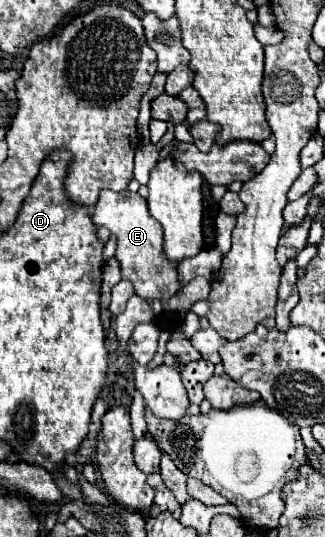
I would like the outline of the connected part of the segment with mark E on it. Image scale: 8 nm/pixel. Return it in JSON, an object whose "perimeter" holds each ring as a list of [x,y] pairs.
{"perimeter":[[[102,190],[92,212],[92,222],[96,228],[108,228],[116,238],[116,260],[120,262],[122,278],[134,284],[134,290],[140,298],[168,300],[178,292],[178,264],[166,258],[162,226],[152,220],[146,200],[138,192]]]}

